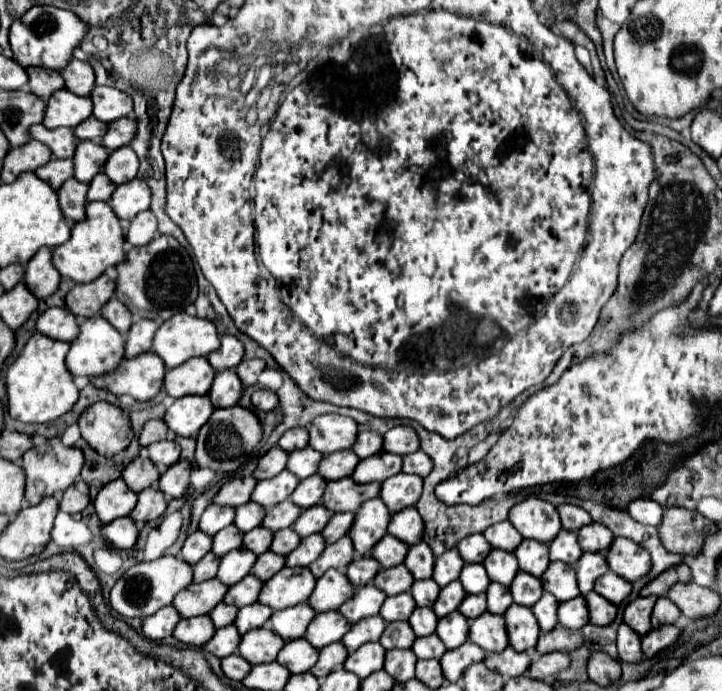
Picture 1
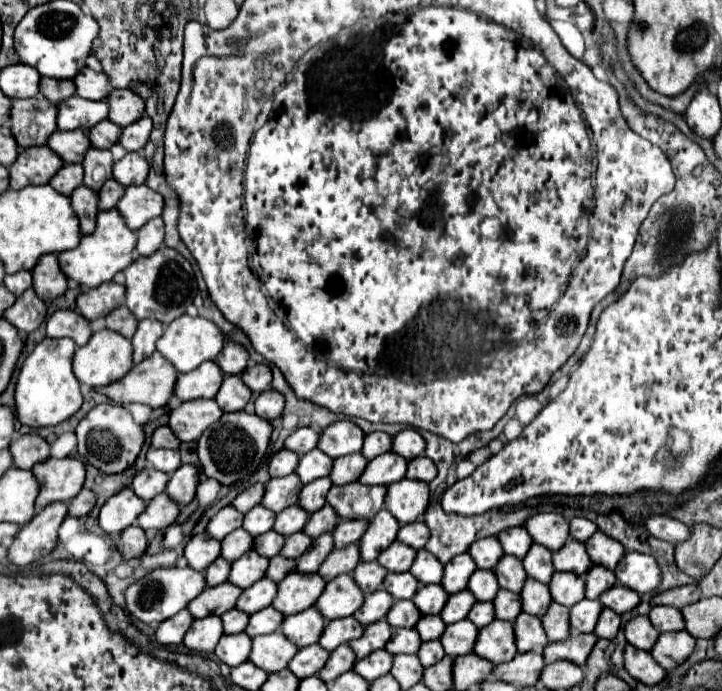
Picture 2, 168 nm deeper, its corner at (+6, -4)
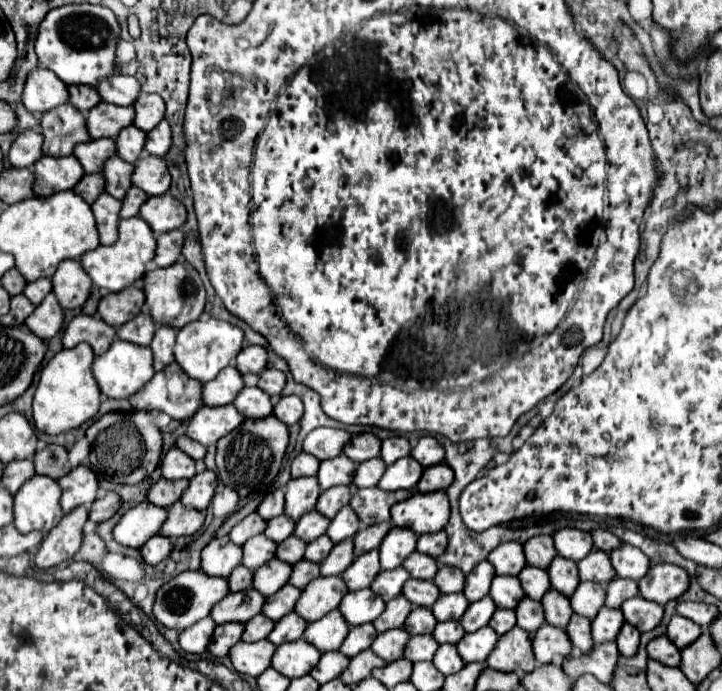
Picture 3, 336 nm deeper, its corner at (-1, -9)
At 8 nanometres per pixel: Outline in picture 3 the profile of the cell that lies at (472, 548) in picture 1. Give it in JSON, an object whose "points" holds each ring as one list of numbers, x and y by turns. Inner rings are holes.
{"points":[[506,542,498,546,496,550,490,552,488,562,496,568,496,574,508,574,508,576,518,576,522,568,528,564,522,544,518,542]]}

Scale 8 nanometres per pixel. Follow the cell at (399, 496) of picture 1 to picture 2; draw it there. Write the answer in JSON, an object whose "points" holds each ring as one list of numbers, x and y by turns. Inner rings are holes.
{"points":[[401,479,387,487,385,507,401,523,417,521,429,505,429,485,425,481]]}

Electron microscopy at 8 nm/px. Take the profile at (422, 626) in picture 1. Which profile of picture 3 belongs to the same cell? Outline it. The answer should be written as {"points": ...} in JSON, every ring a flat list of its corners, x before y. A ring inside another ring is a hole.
{"points":[[438,622,434,630,434,638,438,644,458,644,466,632,458,622]]}

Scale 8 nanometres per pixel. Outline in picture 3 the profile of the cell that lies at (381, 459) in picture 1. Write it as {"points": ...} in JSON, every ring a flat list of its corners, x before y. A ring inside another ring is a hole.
{"points":[[412,456,408,458,400,458,398,462,390,464,386,468,386,474,382,476,378,488,382,490,408,490,414,488,422,476,422,464,414,462]]}

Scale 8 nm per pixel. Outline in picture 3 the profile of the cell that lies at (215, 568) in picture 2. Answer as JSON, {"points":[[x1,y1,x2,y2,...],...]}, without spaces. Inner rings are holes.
{"points":[[238,566,230,578,228,578,228,584,230,584,230,590,232,592,242,592,242,590,248,590,252,586,252,578,254,578,254,572,252,570,246,570,246,566]]}

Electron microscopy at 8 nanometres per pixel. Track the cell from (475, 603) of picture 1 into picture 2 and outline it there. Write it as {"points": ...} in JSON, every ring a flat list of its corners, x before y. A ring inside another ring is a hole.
{"points":[[477,601,477,603,473,605,473,609,469,611,467,619,469,619,471,623,475,623,479,629,481,629,481,627,485,627,487,623,491,623,491,621,495,619,493,603,479,603,479,601]]}

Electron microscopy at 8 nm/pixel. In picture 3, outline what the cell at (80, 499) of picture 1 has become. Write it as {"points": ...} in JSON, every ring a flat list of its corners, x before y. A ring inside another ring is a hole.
{"points":[[108,492,104,498,98,498,90,508,90,520,92,522,106,522,112,518,120,508,120,498,116,492]]}

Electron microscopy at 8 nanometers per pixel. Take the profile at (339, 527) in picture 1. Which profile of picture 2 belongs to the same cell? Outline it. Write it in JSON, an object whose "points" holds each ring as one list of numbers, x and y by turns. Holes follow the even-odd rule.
{"points":[[347,519,347,521,339,521,337,527,333,529,333,537,335,537,335,549,343,549,349,543,355,543,361,539,361,535,365,533,369,521,367,519]]}

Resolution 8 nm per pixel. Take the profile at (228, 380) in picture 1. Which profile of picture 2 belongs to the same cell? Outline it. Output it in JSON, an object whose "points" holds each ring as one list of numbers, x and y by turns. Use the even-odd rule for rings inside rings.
{"points":[[227,375,223,379,223,385,219,389,219,393,215,395,217,405,223,411,241,411,251,399,251,391,249,387,241,381,239,375]]}

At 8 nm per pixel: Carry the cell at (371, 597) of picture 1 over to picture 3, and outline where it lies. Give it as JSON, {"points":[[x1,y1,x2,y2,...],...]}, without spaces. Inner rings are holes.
{"points":[[398,596,386,604,384,614,378,616,372,624,378,632,386,632,392,628,404,628,404,620,408,618,410,612,412,612,412,604,404,596]]}

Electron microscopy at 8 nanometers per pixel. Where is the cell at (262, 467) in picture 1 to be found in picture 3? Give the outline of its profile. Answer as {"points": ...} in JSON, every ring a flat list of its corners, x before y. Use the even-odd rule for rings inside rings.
{"points":[[300,452,294,462,292,462,292,476,294,478,300,478,300,476,316,476,318,472,318,466,320,466,320,460,306,454,306,452]]}

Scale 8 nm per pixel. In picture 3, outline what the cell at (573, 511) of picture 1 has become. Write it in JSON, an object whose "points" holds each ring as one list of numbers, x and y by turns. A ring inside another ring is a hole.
{"points":[[594,530,590,532,592,534,592,540,594,540,594,546,598,550,604,550,604,552,610,552,614,548,618,548,618,544,622,544,614,534,610,534,608,530]]}

